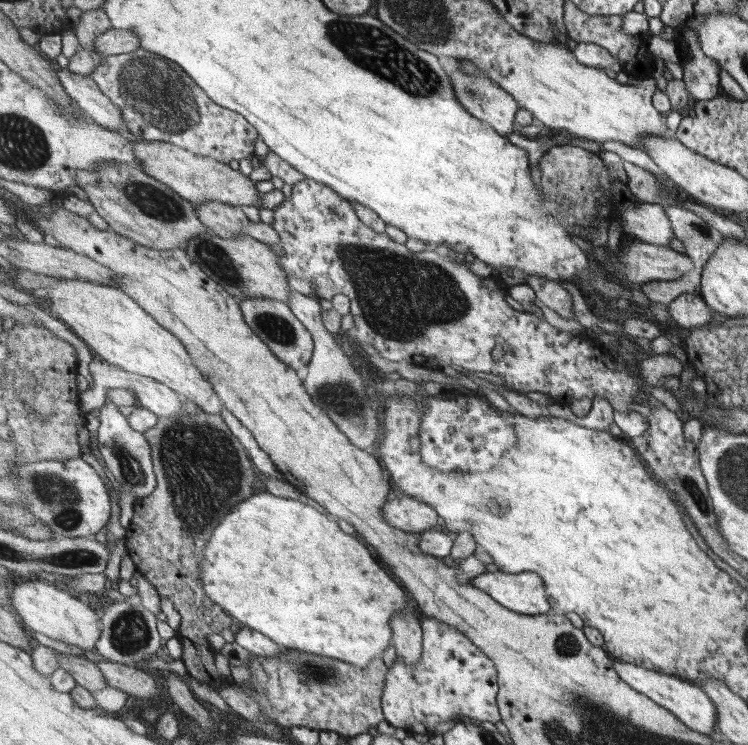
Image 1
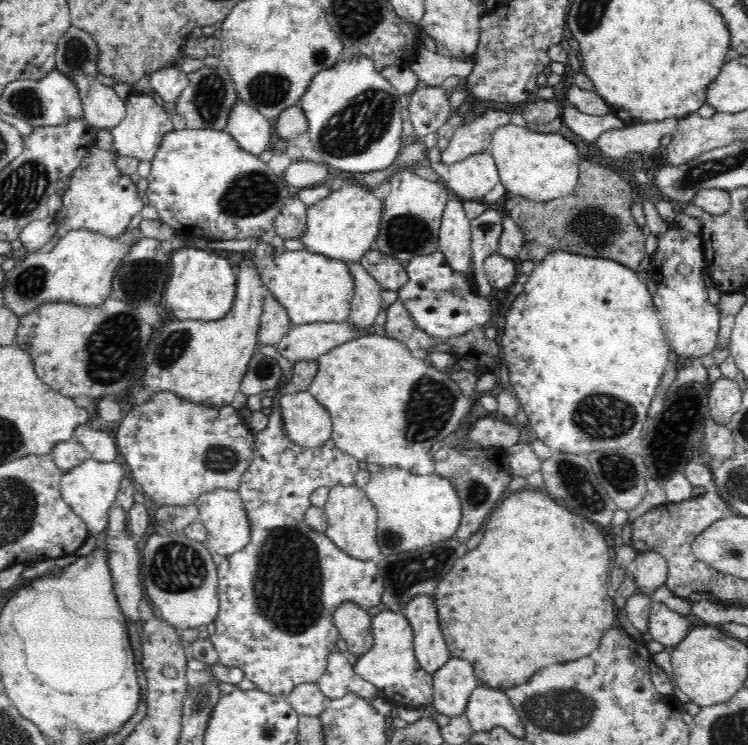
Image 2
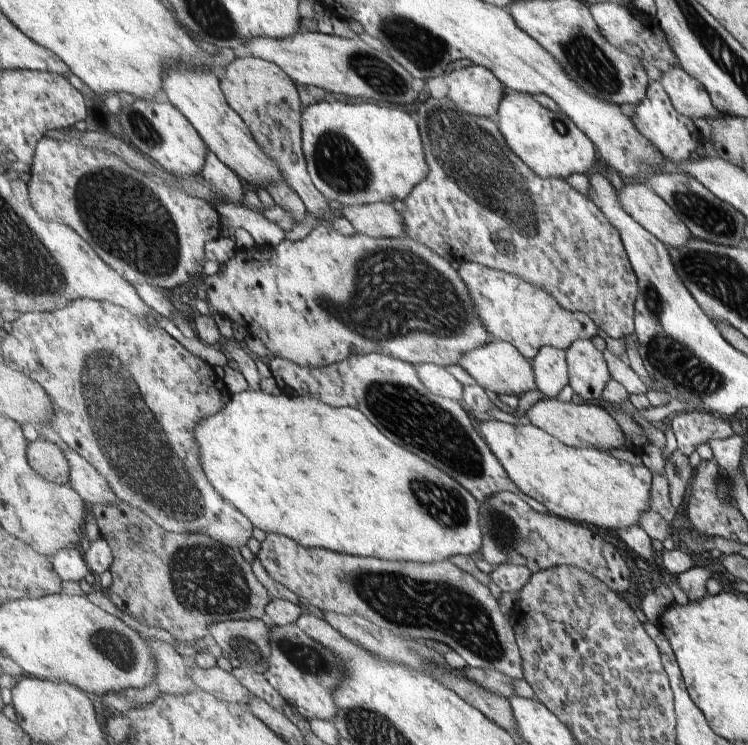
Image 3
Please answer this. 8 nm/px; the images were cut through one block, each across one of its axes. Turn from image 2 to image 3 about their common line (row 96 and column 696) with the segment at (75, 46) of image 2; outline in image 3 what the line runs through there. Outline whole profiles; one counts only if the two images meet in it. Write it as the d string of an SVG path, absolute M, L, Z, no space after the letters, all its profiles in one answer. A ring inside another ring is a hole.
M673 67L668 73L661 72L660 80L669 93L674 107L690 119L719 119L721 114L705 86L683 67Z

